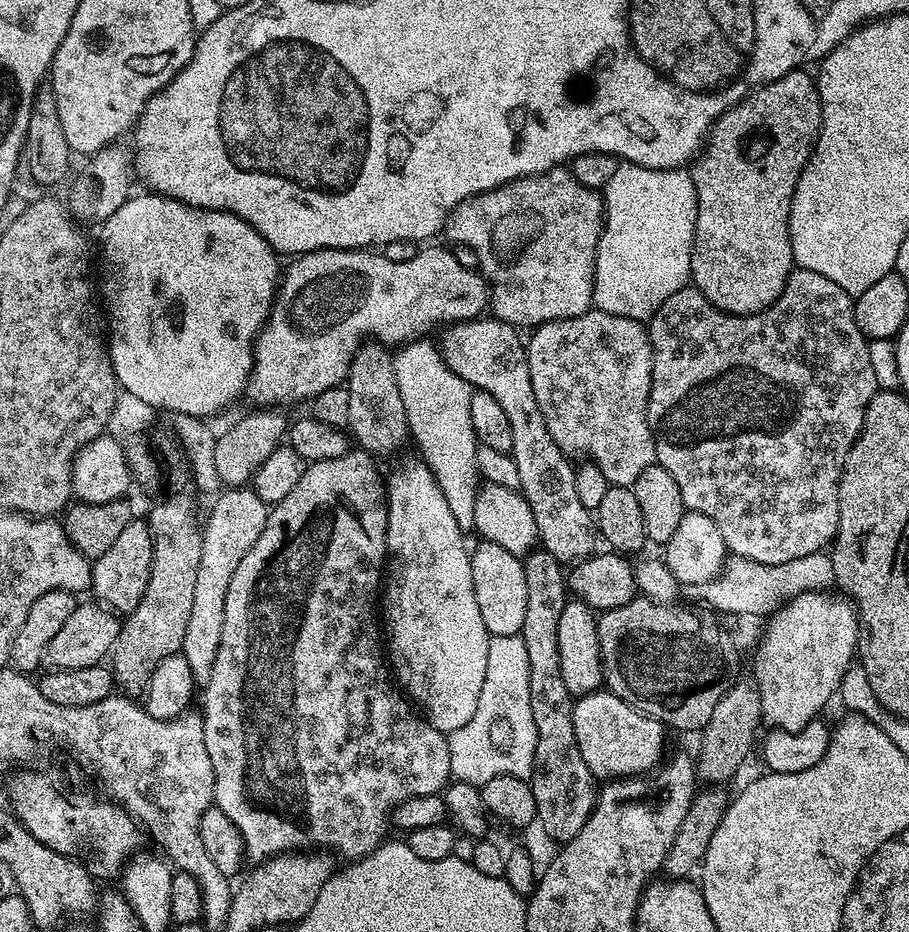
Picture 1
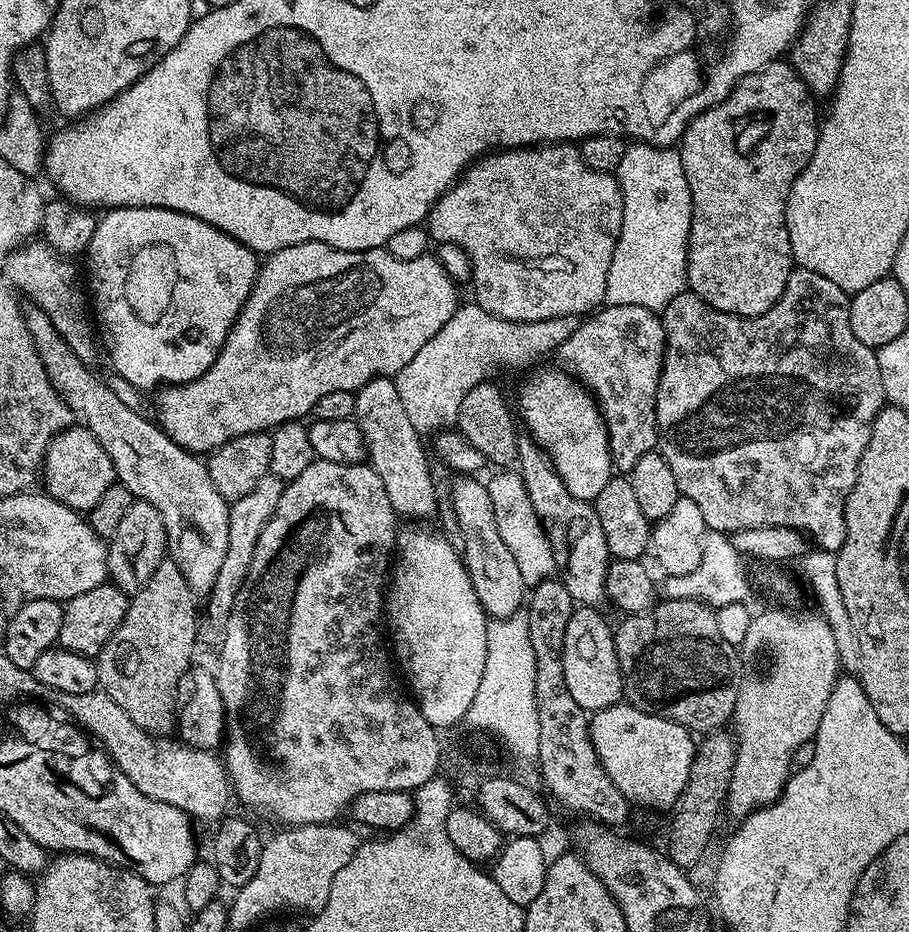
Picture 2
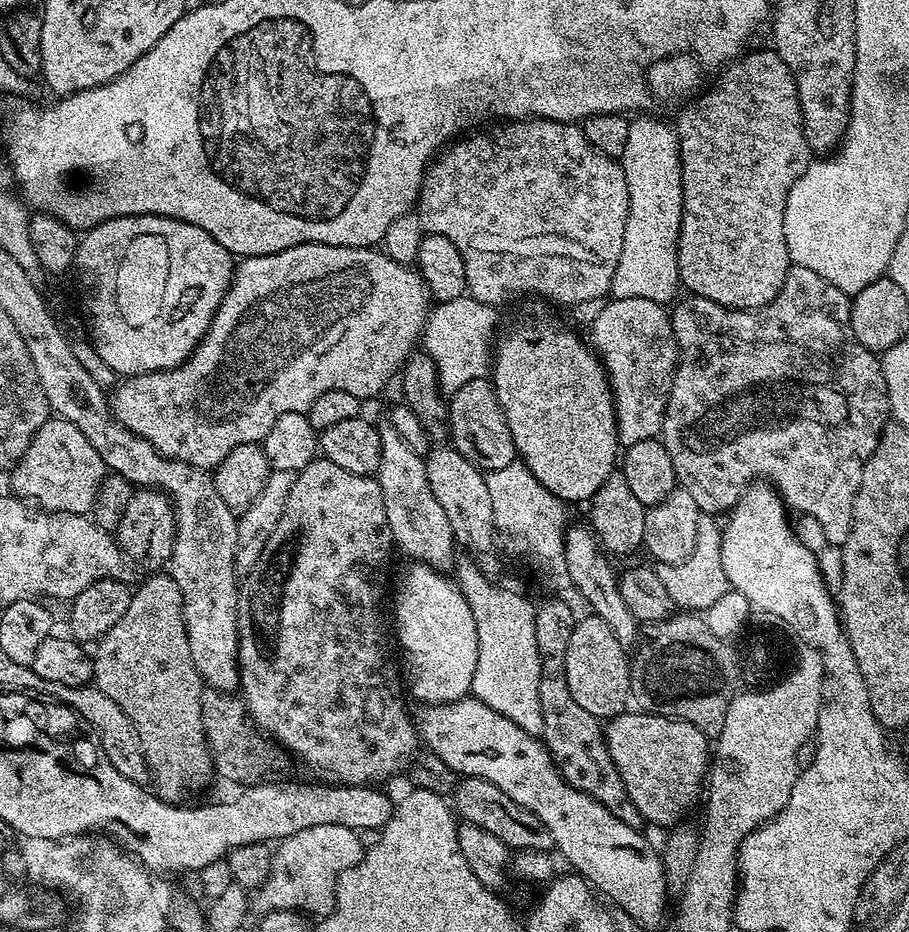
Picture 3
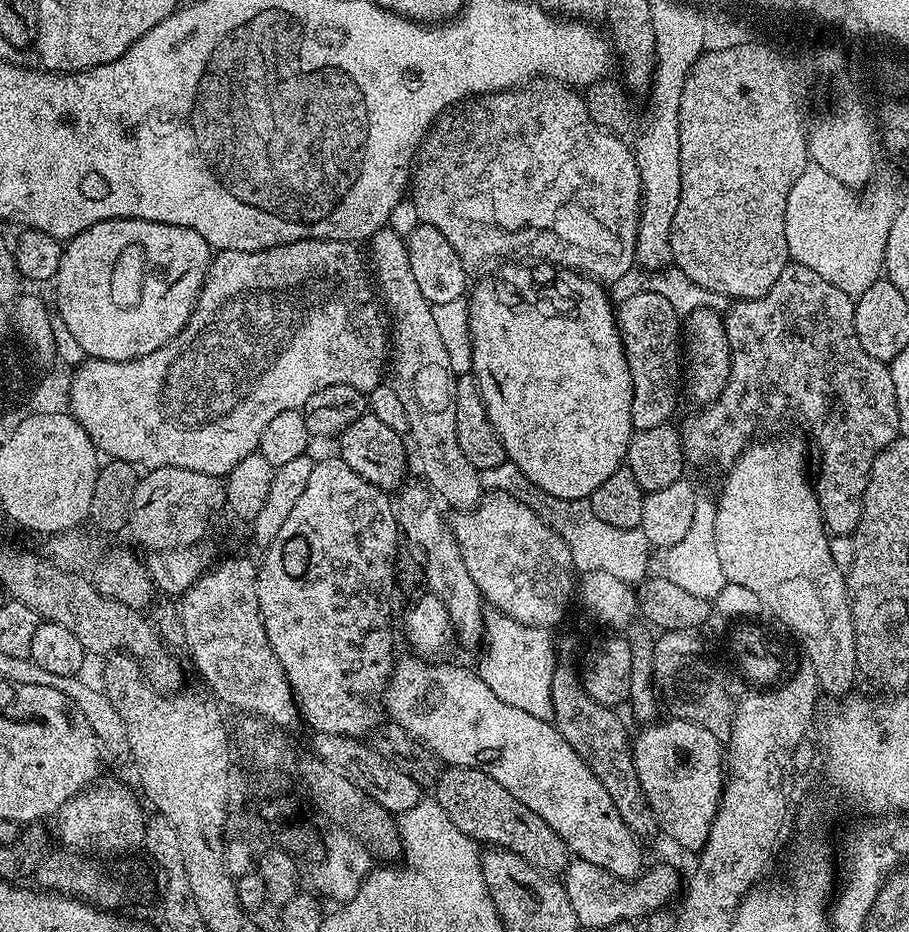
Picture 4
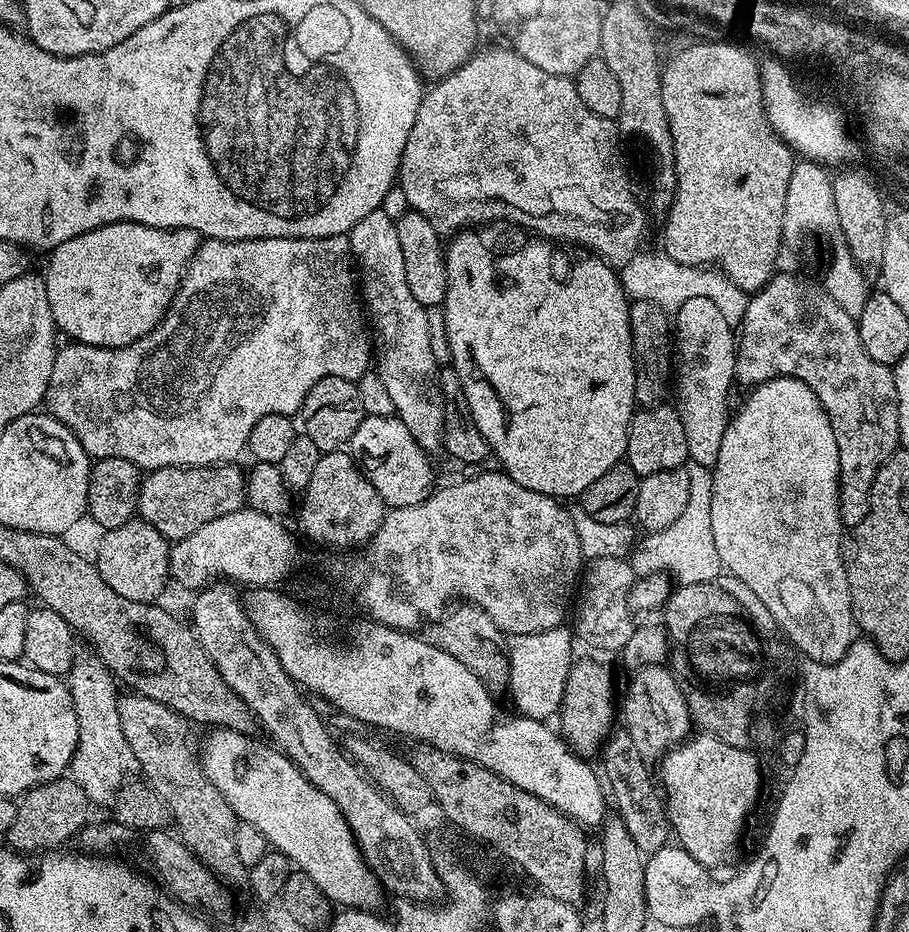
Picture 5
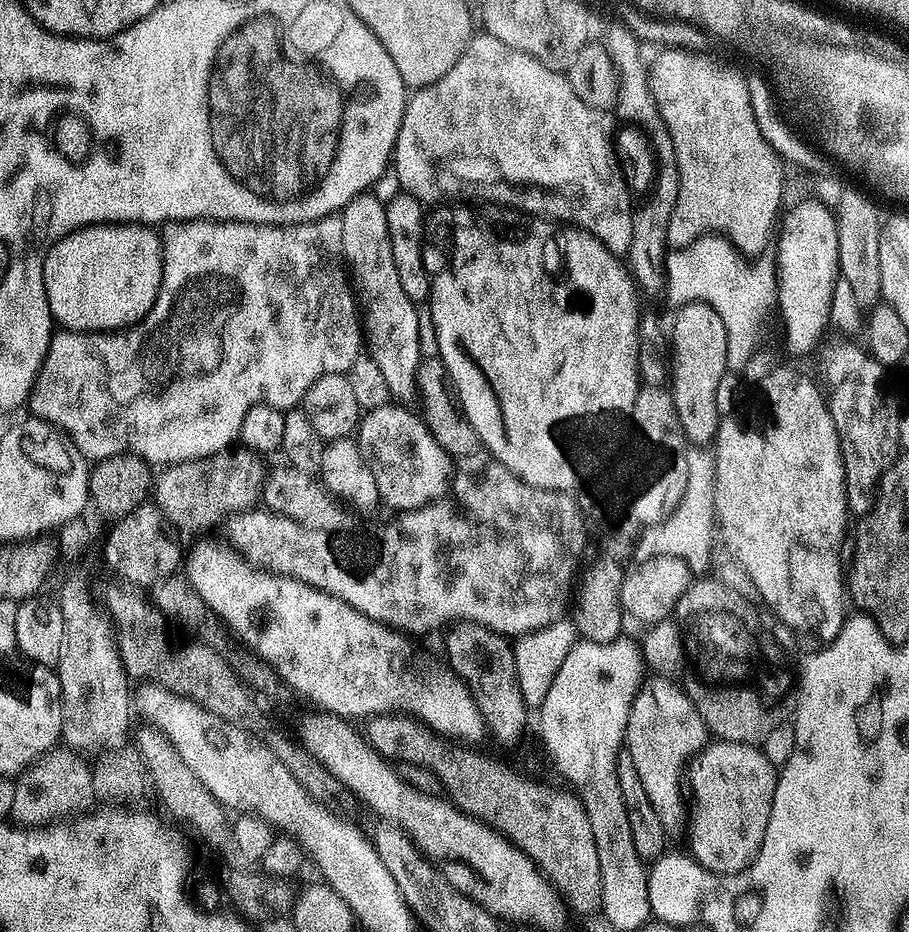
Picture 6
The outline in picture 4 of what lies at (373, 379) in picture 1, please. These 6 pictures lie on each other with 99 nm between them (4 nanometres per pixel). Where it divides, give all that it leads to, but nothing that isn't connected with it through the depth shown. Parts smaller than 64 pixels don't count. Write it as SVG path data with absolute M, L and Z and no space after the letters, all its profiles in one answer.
M405 483L399 489L400 497L395 497L394 511L399 531L403 539L404 536L408 539L409 546L420 555L420 560L424 563L427 591L436 595L450 614L455 643L460 643L464 648L481 647L484 644L486 601L480 595L474 578L470 578L470 570L466 570L466 564L462 562L458 542L454 538L449 521L440 517L433 493L423 483L415 483Z

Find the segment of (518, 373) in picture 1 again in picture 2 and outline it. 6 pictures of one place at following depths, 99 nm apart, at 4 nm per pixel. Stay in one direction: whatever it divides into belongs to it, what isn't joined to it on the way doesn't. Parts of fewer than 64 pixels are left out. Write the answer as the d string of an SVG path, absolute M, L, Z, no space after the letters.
M527 434L517 435L518 471L530 494L536 516L548 535L550 546L554 550L554 562L558 578L566 586L573 601L580 606L600 606L605 603L607 572L610 563L606 534L602 534L602 522L598 522L595 507L589 501L574 498L562 482L552 460Z

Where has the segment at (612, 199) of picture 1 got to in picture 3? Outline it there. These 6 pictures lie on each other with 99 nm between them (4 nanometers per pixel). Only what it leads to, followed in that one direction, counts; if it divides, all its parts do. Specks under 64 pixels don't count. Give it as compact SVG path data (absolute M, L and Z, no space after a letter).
M640 114L629 123L626 150L622 150L618 158L620 169L626 174L630 210L611 295L615 298L650 298L650 302L667 305L677 299L676 291L682 288L676 247L682 226L684 195L680 137L671 123L656 119L660 118Z

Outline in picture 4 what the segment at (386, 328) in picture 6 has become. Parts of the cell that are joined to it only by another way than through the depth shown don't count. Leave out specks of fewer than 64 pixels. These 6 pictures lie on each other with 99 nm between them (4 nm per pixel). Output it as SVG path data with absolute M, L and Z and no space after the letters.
M385 226L373 234L367 241L366 247L368 247L366 256L370 261L370 272L382 293L382 300L390 320L392 315L390 383L396 389L398 398L406 410L407 435L414 449L415 467L416 464L420 467L419 479L441 501L444 499L452 510L475 508L482 495L480 474L474 466L470 466L466 454L462 454L462 449L458 446L458 414L456 413L458 376L453 372L450 358L442 347L442 338L438 335L438 326L434 323L433 304L422 295L422 290L418 290L414 274L410 271L410 254L405 237L395 233L389 226Z

